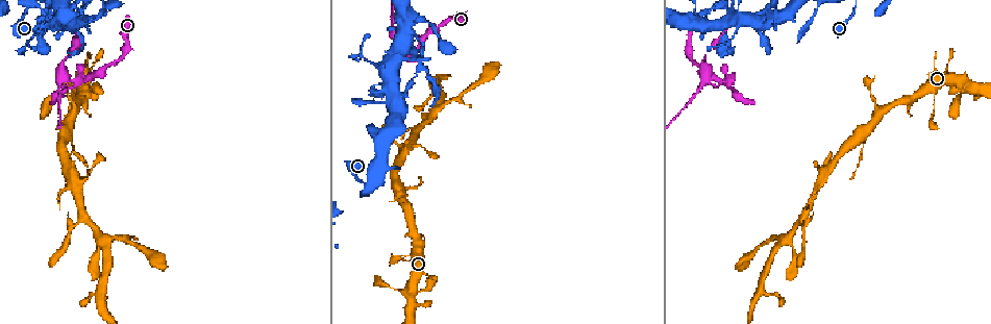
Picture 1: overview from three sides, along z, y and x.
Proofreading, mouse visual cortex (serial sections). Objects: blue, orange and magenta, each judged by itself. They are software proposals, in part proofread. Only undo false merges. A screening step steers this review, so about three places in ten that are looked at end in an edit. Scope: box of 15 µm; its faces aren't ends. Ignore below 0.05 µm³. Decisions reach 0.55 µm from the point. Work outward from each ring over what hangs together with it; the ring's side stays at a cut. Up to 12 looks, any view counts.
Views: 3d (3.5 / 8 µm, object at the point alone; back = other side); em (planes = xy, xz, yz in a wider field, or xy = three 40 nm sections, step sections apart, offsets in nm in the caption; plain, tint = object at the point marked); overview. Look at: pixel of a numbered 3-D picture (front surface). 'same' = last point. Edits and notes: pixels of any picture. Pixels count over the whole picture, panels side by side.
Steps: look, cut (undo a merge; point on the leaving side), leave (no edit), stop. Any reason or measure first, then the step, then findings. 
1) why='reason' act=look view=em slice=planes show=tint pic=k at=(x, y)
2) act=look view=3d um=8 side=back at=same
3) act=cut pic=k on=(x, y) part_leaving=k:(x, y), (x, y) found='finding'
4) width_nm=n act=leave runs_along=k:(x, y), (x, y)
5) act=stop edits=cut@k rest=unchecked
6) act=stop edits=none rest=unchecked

why='thin arm on a thick one' act=look view=3d um=3.5 pic=1 at=(413, 16)

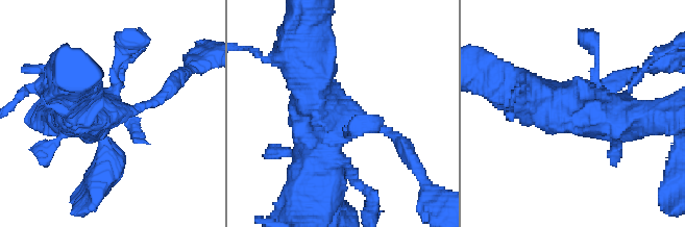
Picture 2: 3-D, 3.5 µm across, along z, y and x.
why='shape alone is not enough' act=look view=em slice=xy step=1 show=tint pic=2 at=(110, 108)

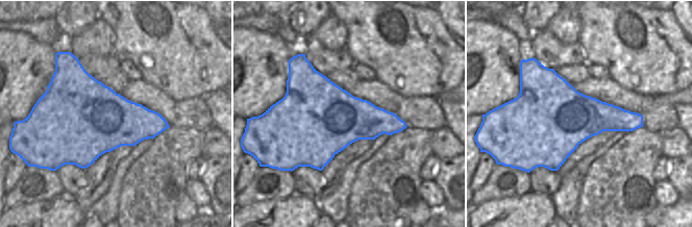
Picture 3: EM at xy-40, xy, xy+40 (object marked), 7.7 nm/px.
why='cut it another way' act=look view=em slice=planes show=tint at=same

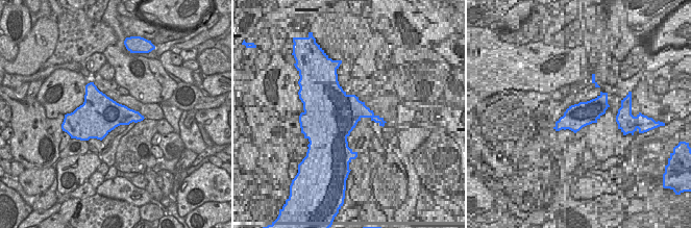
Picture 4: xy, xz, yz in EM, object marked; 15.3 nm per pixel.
act=leave found='all the same cell'

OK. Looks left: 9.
why='three arms meet' act=look view=3d um=3.5 pic=1 at=(726, 80)

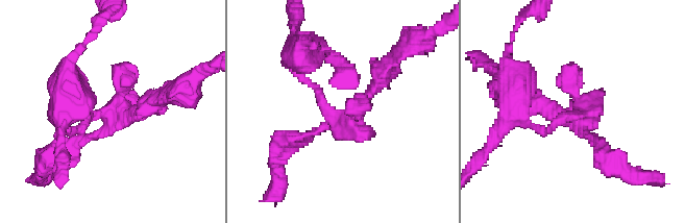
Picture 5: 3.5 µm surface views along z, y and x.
why='shape alone is not enough' act=look view=em slice=xy step=5 show=tint pic=5 at=(119, 114)

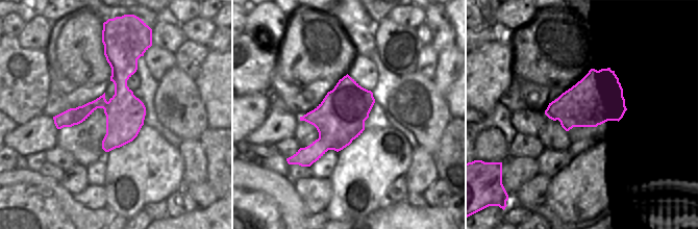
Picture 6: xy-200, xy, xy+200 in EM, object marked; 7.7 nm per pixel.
why='cut it another way' act=look view=em slice=xy step=3 show=tint at=same

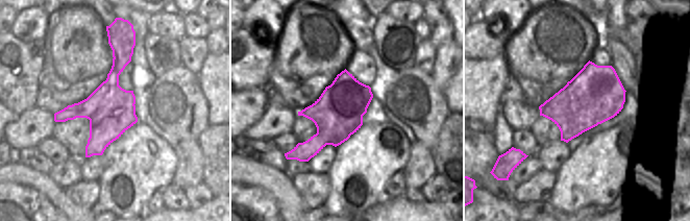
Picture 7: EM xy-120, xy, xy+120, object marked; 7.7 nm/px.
act=cut pic=5 on=(118, 73) part_leaving=5:(124, 114), (56, 120) found='a second cell is stuck on'

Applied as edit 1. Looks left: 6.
act=look view=3d um=3.5 pic=1 at=(734, 35)

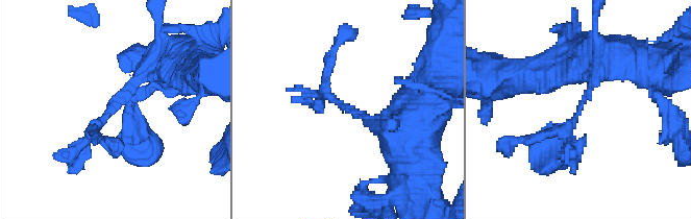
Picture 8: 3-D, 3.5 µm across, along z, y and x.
why='shape alone is not enough' act=look view=em slice=xy step=3 show=tint pic=8 at=(342, 103)

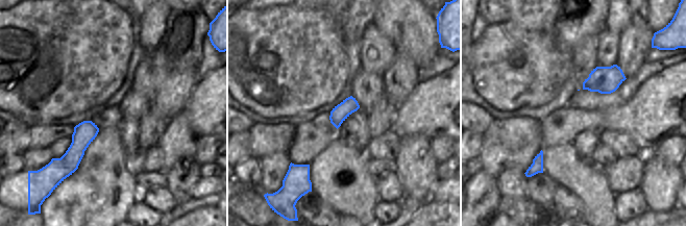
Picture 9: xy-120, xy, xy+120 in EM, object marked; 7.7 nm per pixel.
width_nm=130 act=cut pic=8 on=(327, 96) part_leaving=8:(347, 110), (324, 91), (312, 101) found='a second cell is stuck on'

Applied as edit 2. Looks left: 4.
why='see it whole again' act=look view=overview

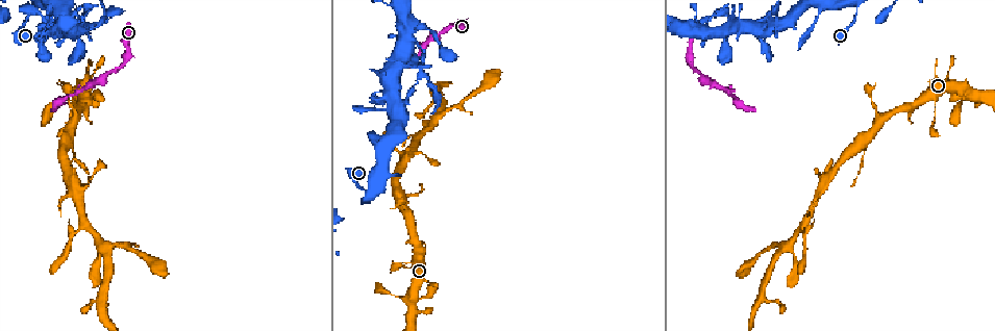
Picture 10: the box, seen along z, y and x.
act=look view=3d um=3.5 side=back pic=10 at=(775, 14)

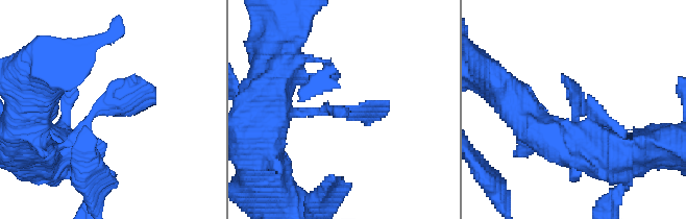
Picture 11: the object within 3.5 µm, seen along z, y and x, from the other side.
why='need the tissue' act=look view=em slice=planes show=tint pic=11 at=(576, 113)

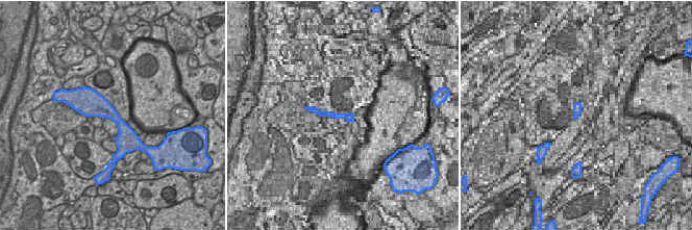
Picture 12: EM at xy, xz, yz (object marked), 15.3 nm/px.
act=look view=em slice=xy step=5 show=tint at=same

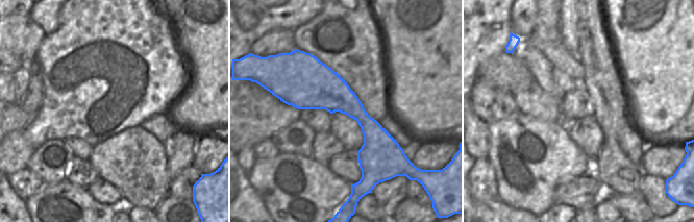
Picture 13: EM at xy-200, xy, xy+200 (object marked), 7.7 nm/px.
act=leave runs_along=11:(40, 148), (117, 94), (151, 97) found='one cell here'

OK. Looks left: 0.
act=stop edits=cut@5,cut@8 rest=unchecked

